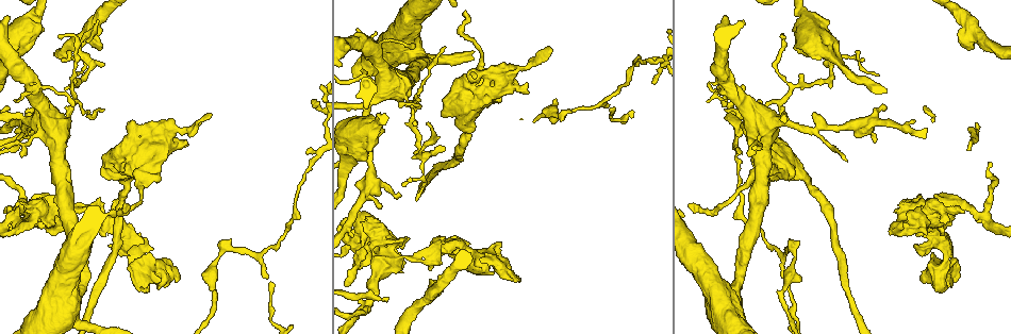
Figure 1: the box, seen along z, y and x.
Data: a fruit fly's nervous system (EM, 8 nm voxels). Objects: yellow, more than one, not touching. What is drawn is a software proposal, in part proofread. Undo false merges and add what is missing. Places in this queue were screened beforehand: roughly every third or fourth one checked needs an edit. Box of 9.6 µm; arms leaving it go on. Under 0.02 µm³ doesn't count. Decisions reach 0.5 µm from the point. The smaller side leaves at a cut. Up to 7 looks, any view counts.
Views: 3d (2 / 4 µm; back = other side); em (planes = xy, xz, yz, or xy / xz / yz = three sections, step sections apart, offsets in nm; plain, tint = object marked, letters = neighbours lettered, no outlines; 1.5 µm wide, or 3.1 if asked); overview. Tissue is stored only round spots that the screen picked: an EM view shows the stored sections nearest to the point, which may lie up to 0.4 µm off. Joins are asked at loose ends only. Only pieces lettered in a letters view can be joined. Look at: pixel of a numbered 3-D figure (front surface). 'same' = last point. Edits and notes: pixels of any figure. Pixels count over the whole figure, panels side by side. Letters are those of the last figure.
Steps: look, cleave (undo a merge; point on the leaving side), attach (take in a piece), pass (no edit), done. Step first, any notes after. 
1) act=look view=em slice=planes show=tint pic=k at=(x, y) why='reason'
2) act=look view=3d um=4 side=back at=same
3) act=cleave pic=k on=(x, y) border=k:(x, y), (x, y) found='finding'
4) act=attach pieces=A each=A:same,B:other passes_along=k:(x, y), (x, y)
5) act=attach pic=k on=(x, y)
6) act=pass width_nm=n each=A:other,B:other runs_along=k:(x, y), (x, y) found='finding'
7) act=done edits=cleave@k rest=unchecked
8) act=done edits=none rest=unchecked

act=look view=em slice=xy step=8 show=tint pic=1 at=(436, 240)

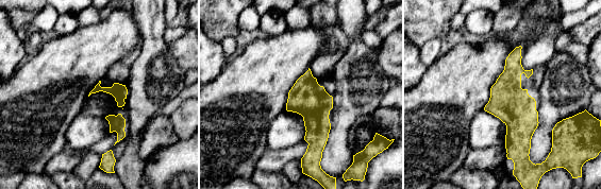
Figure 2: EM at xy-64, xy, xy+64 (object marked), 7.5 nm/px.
act=look view=em slice=planes show=letters at=same

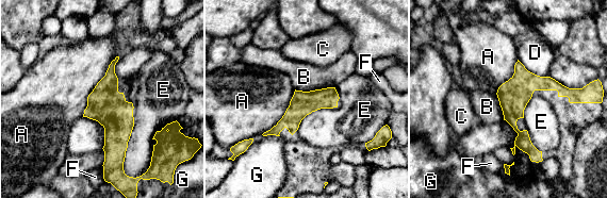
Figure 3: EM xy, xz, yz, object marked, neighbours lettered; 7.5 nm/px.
act=pass each=A:other,B:other,C:other,D:other,E:other,F:other,G:other runs_along=3:(112, 66), (113, 158), (108, 165) found='all the same cell'

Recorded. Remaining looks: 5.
act=look view=em slice=planes show=letters pic=1 at=(549, 50) why='thin end'

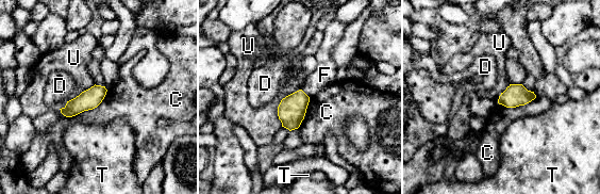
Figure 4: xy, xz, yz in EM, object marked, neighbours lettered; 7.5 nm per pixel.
act=pass each=C:other,D:other,F:other,T:other,U:other found='none of them fits'

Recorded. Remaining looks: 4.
act=look view=3d um=2 pic=1 at=(441, 293) why='free end'

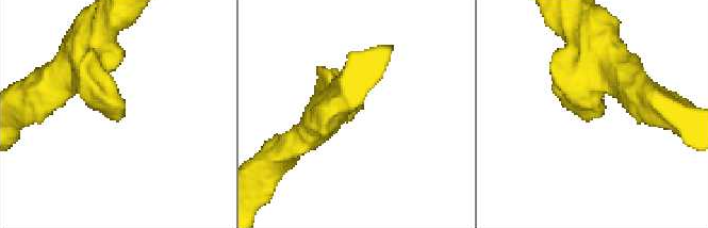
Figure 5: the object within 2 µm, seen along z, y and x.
act=look view=em slice=planes show=plain pic=5 at=(351, 115)

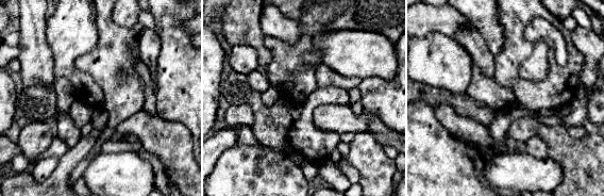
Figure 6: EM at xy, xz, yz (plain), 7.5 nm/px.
act=look view=em slice=planes show=letters at=same

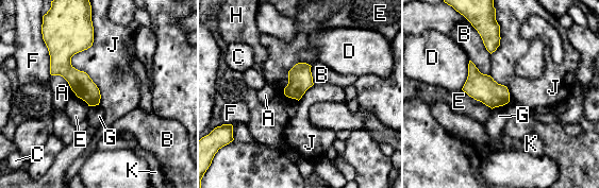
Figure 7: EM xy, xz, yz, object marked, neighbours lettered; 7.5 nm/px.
act=pass each=A:other,B:other,C:other,D:other,E:other,F:other,G:other,H:other,J:other,K:other runs_along=7:(90, 30), (66, 69), (93, 103) found='none of them fits'

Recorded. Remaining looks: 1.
act=done edits=none rest=unchecked

